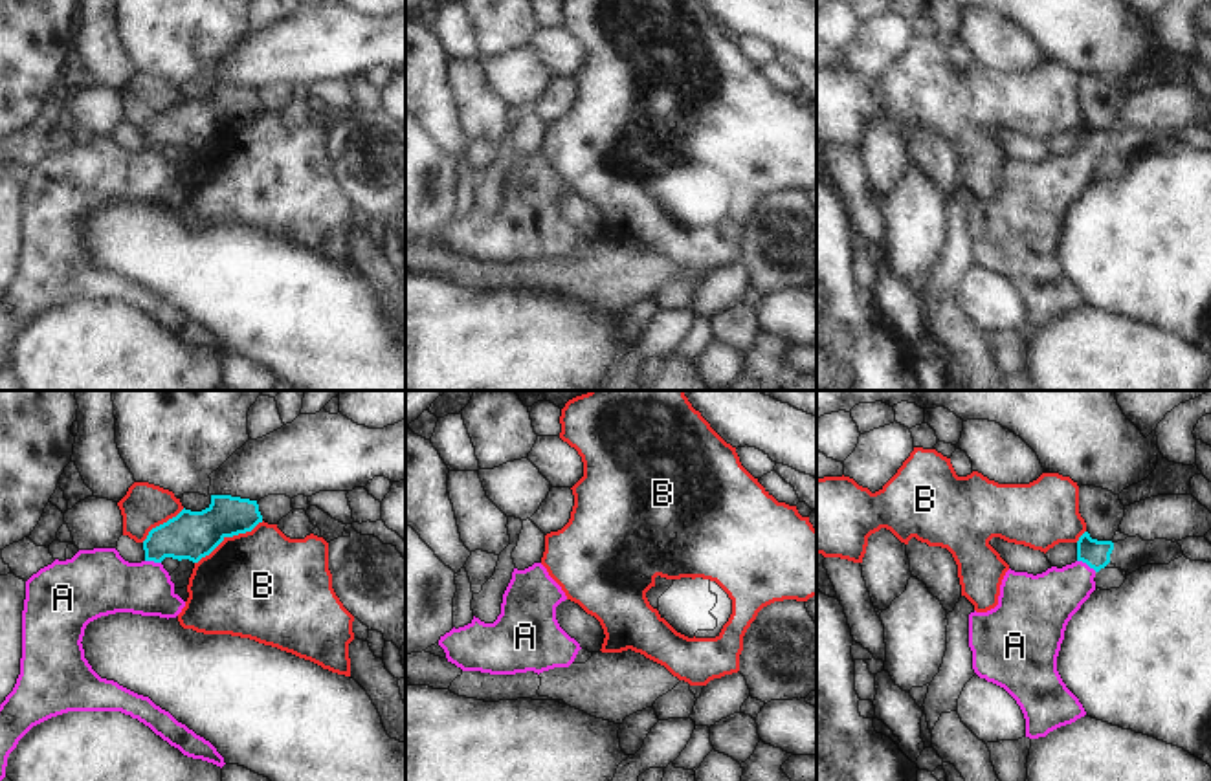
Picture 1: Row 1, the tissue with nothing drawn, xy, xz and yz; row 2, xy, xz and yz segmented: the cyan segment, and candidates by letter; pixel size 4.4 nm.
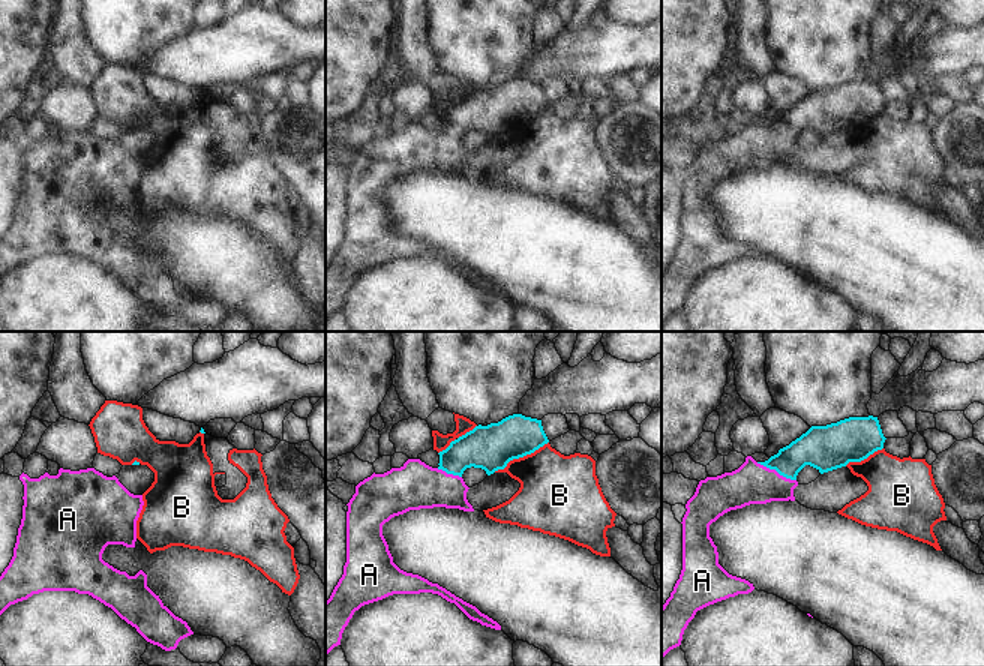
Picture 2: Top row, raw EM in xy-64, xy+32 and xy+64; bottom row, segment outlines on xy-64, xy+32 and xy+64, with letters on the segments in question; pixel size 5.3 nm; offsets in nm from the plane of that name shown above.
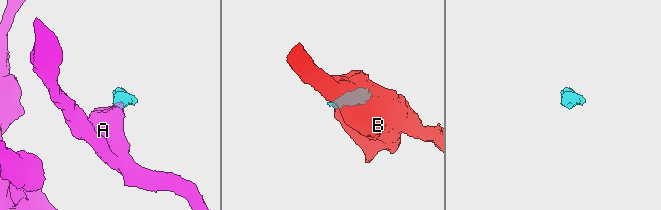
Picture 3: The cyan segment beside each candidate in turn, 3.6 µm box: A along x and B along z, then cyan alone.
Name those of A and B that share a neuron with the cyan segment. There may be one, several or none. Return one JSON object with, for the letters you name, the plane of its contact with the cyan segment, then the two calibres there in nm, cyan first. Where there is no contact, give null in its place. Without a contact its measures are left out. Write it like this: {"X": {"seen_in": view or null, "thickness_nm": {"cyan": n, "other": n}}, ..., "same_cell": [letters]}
{"A": {"seen_in": "yz", "thickness_nm": {"cyan": 120, "other": 260}}, "same_cell": ["A"]}

